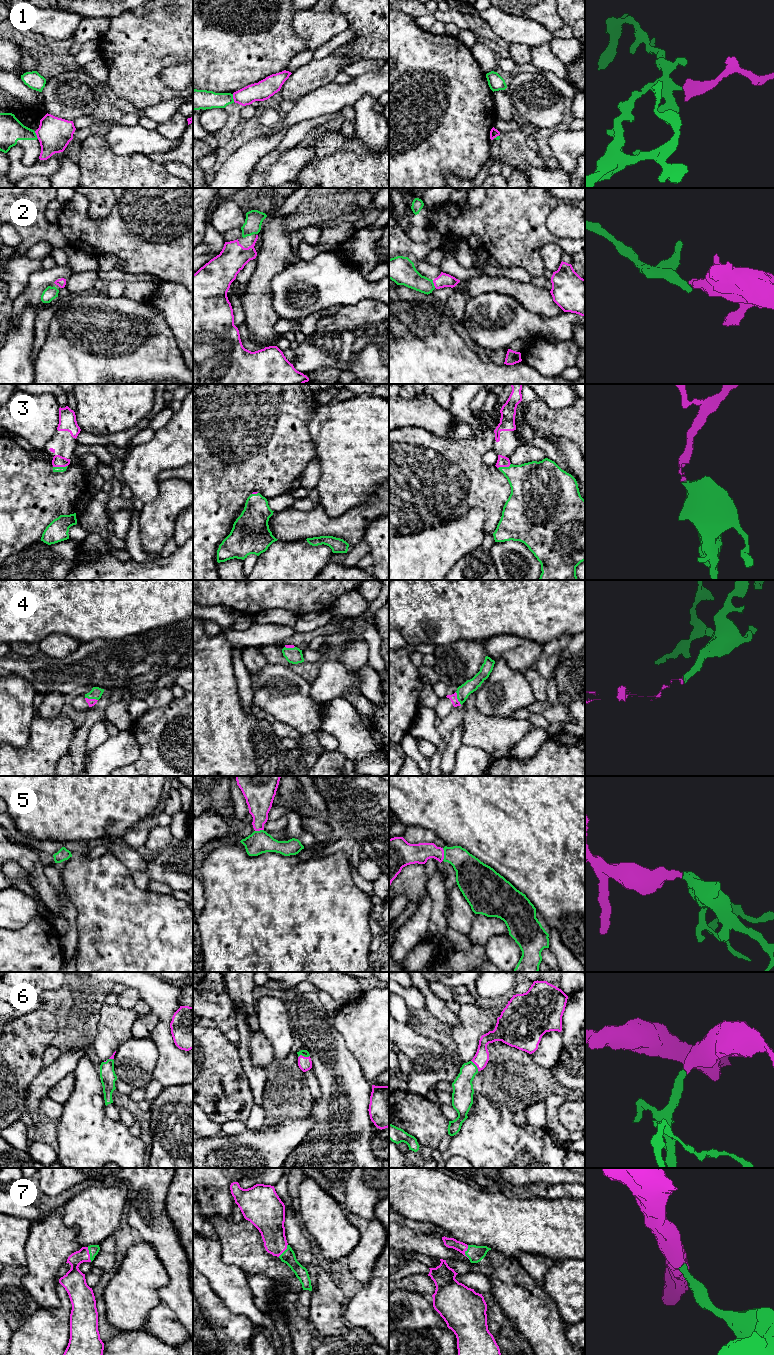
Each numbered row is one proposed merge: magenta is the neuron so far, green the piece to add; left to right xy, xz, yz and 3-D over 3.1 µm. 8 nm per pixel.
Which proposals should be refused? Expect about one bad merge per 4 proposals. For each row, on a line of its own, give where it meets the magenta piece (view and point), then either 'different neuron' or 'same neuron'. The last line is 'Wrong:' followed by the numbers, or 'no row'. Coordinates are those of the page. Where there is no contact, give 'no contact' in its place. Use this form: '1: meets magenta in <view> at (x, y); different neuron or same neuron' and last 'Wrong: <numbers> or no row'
1: meets magenta in xy at (36, 134); different neuron
2: meets magenta in yz at (434, 284); same neuron
3: meets magenta in xy at (60, 466); same neuron
4: meets magenta in xy at (91, 699); same neuron
5: meets magenta in yz at (443, 854); same neuron
6: meets magenta in xz at (303, 1056); same neuron
7: meets magenta in xy at (89, 1254); same neuron
Wrong: 1

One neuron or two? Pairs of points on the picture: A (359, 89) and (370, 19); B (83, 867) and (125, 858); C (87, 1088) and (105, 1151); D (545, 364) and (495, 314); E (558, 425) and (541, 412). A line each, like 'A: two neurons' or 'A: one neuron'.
A: two neurons
B: two neurons
C: one neuron
D: two neurons
E: one neuron

